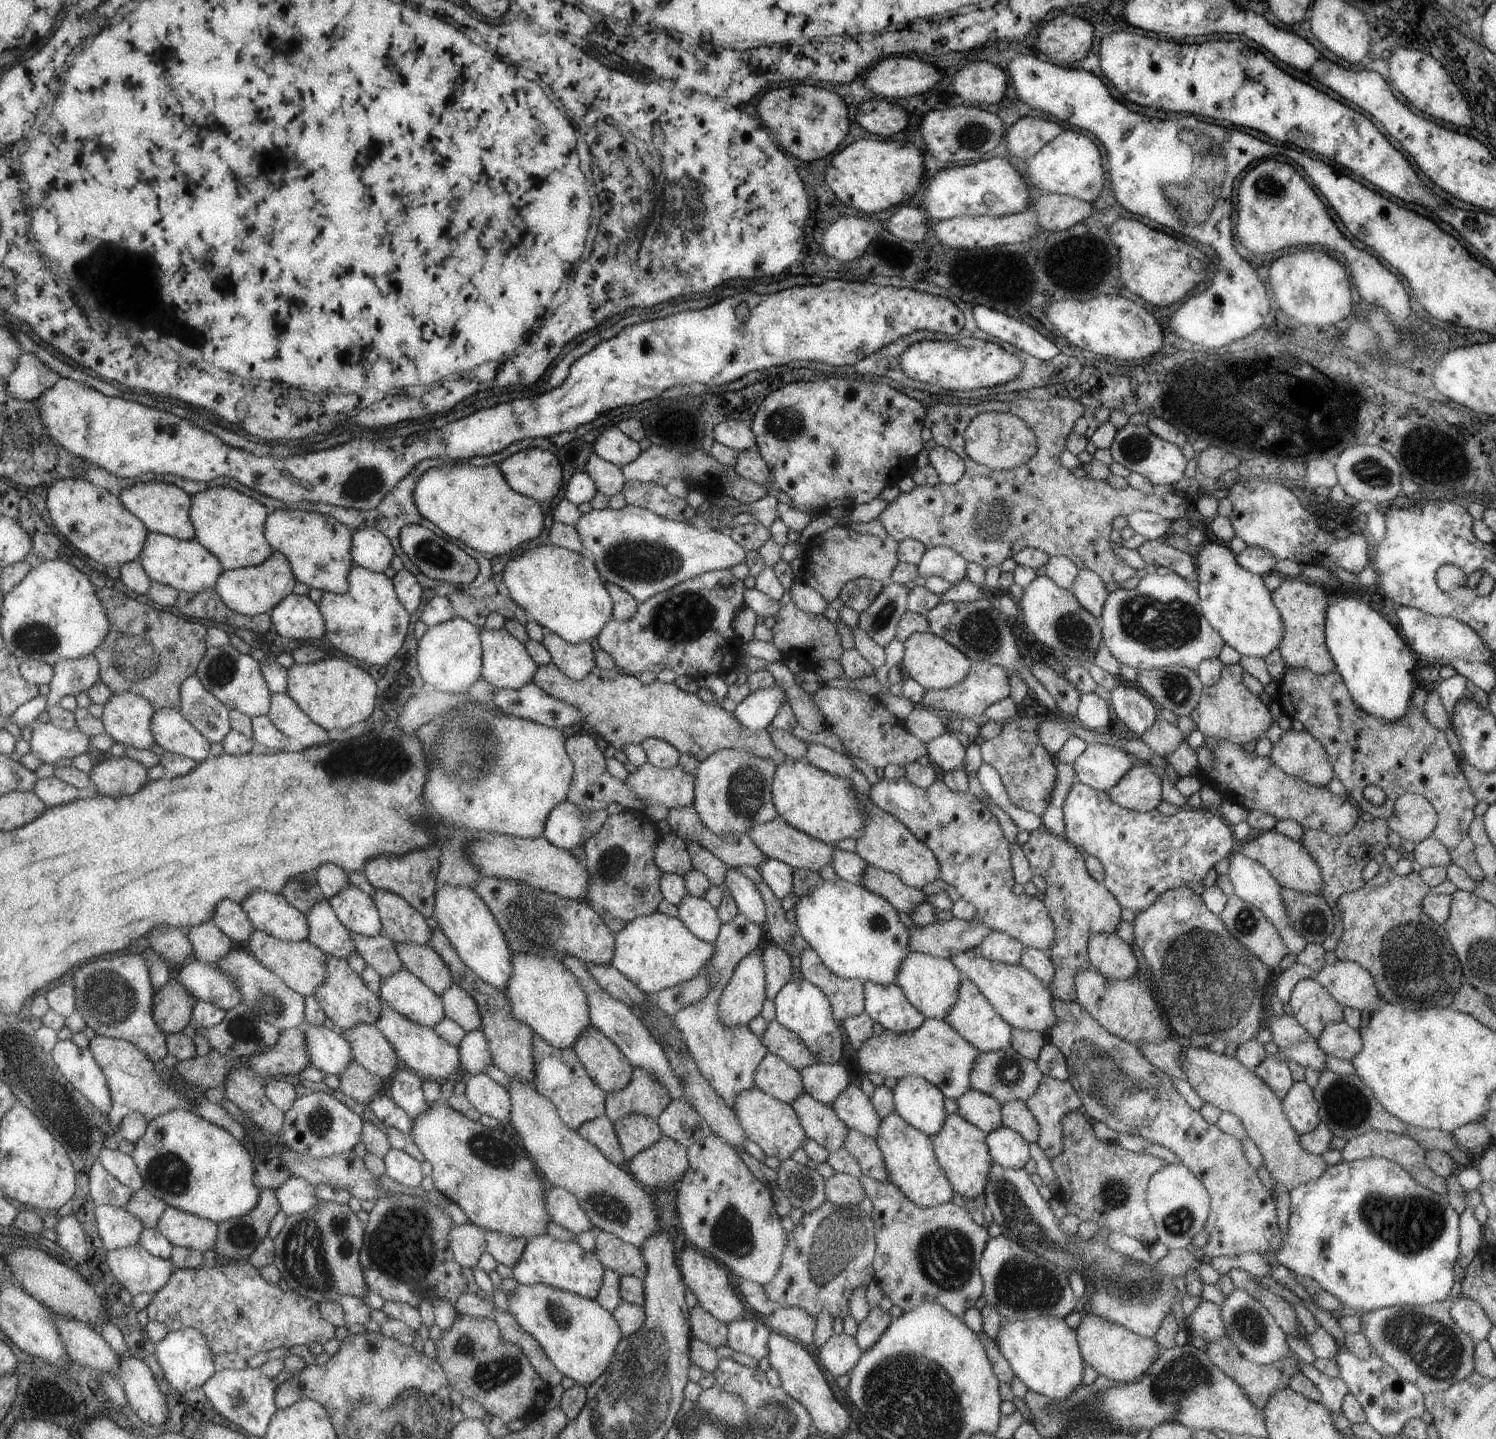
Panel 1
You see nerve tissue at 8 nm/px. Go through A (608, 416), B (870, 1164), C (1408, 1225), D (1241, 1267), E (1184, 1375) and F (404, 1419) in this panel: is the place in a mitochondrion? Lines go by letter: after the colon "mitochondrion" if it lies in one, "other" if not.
A: other
B: other
C: mitochondrion
D: other
E: mitochondrion
F: mitochondrion

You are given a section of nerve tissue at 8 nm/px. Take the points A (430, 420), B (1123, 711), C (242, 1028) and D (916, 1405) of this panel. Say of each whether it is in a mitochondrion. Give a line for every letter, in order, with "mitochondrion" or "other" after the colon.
A: other
B: other
C: mitochondrion
D: mitochondrion

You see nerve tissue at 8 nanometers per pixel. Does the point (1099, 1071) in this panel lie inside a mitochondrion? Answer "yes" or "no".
yes

